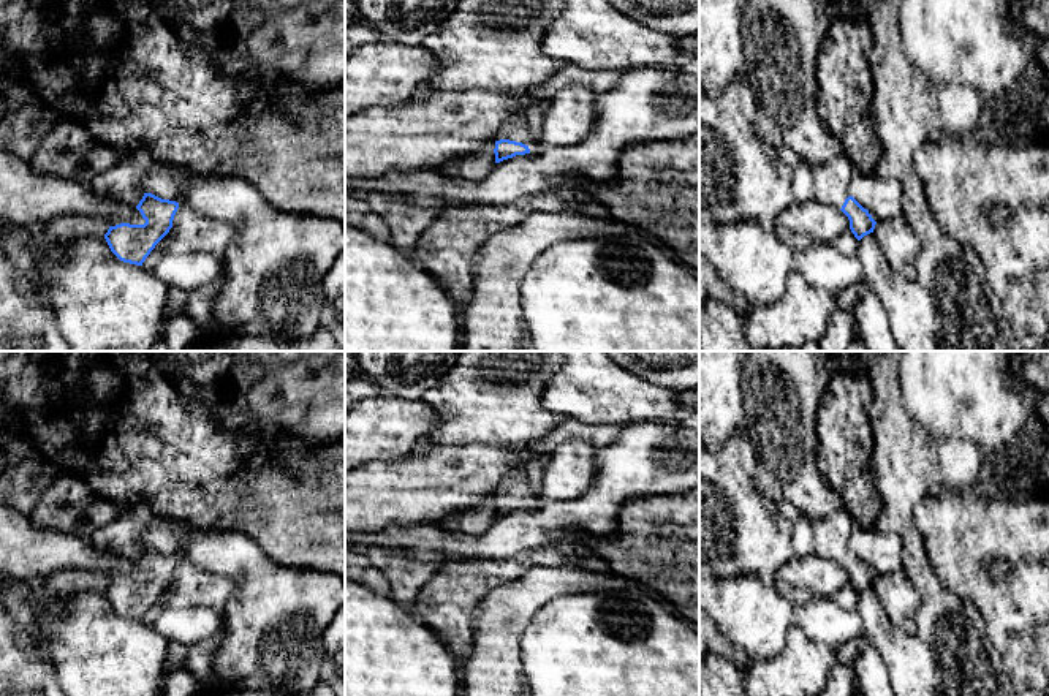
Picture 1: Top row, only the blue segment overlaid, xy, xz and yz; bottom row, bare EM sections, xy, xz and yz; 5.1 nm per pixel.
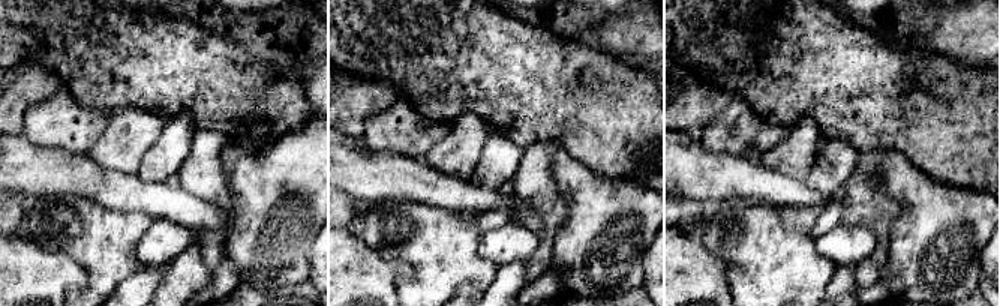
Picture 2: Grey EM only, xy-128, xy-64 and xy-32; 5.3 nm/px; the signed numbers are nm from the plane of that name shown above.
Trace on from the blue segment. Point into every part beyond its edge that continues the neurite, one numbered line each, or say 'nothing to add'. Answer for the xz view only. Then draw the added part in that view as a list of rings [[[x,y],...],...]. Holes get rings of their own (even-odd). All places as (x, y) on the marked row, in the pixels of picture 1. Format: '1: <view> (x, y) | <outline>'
1: xz (518, 130) | [[[514,117],[505,123],[497,141],[500,139],[522,142],[530,149],[530,152],[540,152],[540,142],[532,134],[525,117]]]

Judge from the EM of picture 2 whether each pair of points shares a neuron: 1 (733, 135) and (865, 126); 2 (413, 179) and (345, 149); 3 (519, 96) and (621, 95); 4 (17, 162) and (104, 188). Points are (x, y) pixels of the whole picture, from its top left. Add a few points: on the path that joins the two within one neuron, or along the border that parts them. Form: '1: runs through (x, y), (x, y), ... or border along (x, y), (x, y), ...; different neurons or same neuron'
1: border along (756, 113), (768, 122), (787, 129); different neurons
2: runs through (396, 177), (372, 176), (362, 165); same neuron
3: runs through (544, 95), (595, 95); same neuron
4: runs through (38, 171), (83, 176); same neuron

